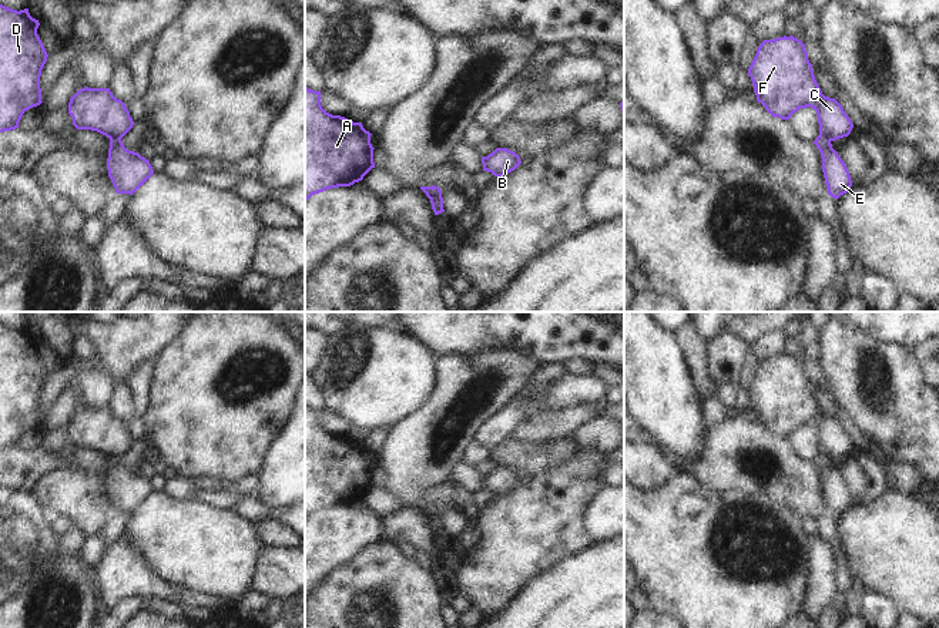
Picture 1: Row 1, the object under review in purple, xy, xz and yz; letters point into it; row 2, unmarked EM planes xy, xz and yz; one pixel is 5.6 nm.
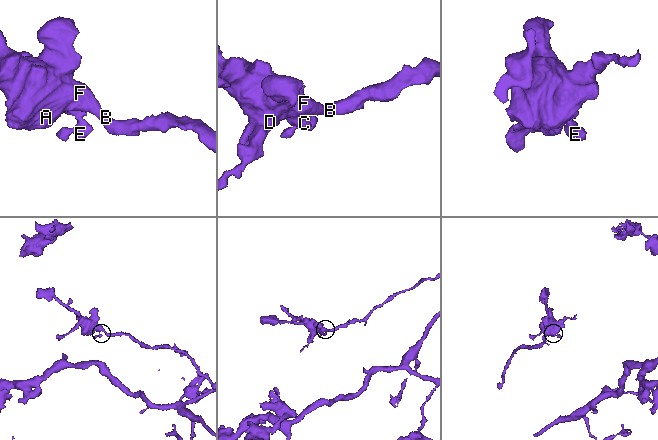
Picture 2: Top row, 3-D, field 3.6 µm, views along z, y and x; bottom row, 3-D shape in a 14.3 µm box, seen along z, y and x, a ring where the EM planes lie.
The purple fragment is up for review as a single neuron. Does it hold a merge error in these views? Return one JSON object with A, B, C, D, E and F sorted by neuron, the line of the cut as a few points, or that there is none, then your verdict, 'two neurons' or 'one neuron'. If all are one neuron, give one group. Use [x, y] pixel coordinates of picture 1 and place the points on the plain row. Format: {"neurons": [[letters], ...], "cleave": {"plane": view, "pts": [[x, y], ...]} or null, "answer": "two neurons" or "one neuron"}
{"neurons": [["A", "B", "C", "D", "F"], ["E"]], "cleave": {"plane": "xz", "pts": [[441, 510], [438, 513], [426, 513]]}, "answer": "two neurons"}

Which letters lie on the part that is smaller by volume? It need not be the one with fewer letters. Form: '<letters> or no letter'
E.

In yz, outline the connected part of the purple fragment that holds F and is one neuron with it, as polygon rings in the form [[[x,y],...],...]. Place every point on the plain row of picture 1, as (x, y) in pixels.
[[[794,355],[764,359],[748,387],[757,420],[781,439],[799,427],[816,430],[819,453],[831,460],[848,456],[852,440],[835,419],[825,416],[815,399],[805,363]]]

